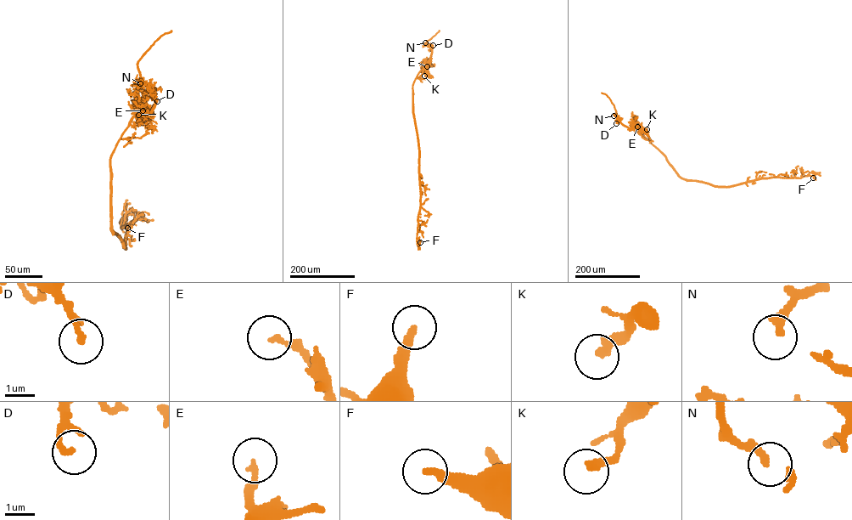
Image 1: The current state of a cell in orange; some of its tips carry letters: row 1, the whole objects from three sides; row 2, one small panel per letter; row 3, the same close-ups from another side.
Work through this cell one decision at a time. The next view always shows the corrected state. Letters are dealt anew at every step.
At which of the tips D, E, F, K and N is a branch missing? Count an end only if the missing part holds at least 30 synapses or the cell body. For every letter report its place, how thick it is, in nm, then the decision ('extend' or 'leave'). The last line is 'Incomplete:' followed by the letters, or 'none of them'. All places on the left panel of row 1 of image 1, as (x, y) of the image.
D: at (157, 101); 190 nm thick; leave
E: at (142, 110); 240 nm thick; leave
F: at (127, 228); 320 nm thick; leave
K: at (138, 115); 320 nm thick; leave
N: at (140, 83); 190 nm thick; leave
Incomplete: none of them

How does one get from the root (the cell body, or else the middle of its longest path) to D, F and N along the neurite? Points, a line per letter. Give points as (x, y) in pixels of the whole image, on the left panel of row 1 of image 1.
D: (114, 233), (112, 230), (110, 157), (131, 120), (154, 108), (153, 97), (157, 101)
F: (114, 233), (125, 247), (128, 226), (121, 228), (120, 223), (127, 228)
N: (114, 233), (112, 230), (110, 157), (131, 120), (136, 115), (149, 112), (154, 104), (142, 80), (140, 83)

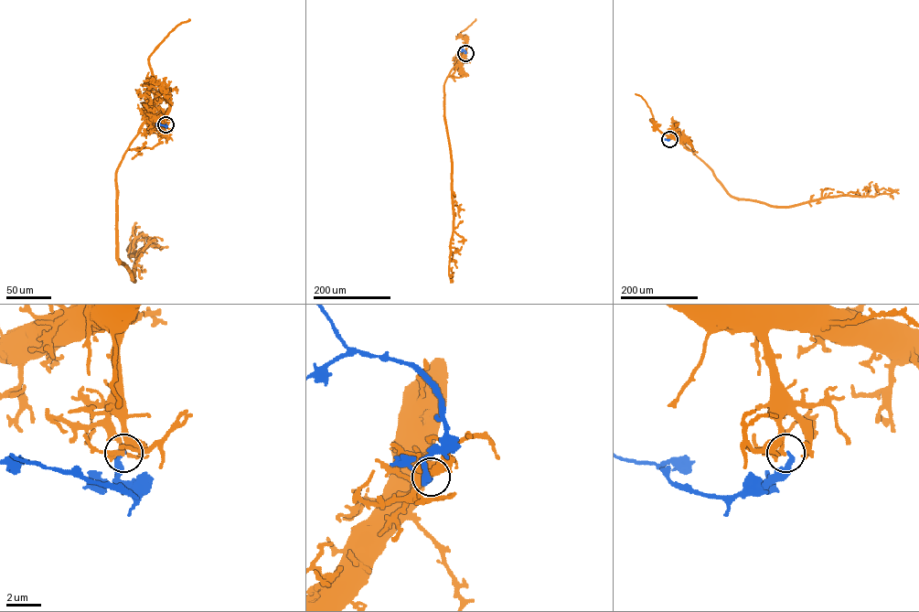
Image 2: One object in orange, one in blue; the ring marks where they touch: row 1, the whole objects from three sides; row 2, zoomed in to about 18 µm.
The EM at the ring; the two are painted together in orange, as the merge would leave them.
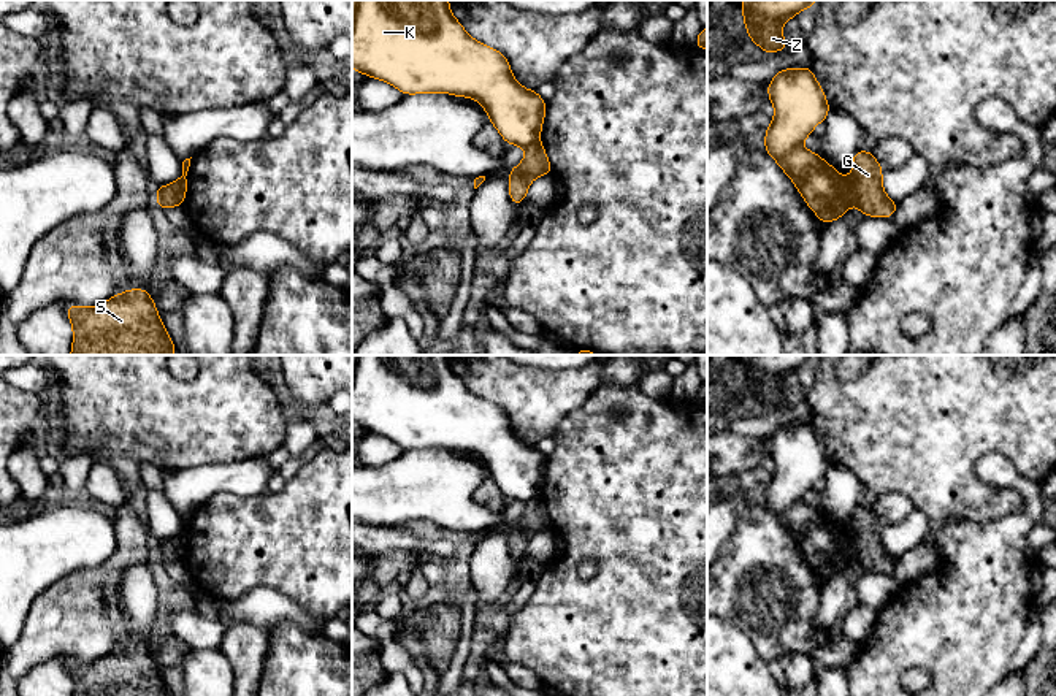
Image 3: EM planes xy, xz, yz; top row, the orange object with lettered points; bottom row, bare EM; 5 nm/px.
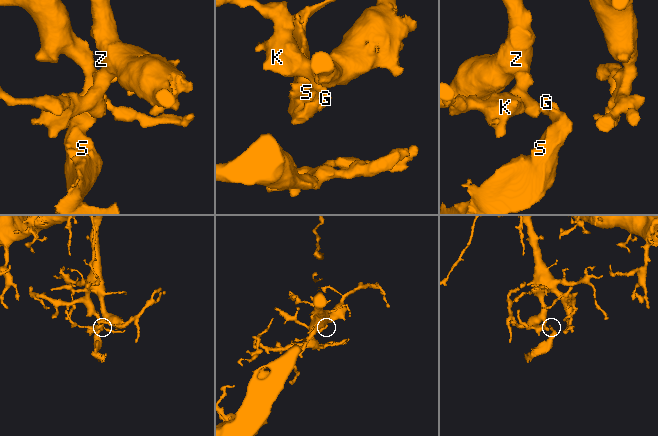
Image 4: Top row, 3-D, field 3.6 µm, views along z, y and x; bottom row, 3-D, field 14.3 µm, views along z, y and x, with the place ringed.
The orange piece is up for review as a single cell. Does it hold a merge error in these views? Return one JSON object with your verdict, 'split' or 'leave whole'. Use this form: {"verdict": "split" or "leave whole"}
{"verdict": "split"}

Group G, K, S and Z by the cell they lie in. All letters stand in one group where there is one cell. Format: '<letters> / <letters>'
G S / K Z

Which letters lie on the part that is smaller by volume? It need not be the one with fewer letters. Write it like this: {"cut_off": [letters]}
{"cut_off": ["G", "S"]}

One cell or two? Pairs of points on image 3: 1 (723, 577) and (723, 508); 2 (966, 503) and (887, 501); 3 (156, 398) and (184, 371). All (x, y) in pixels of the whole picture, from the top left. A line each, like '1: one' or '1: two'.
1: two
2: two
3: two

